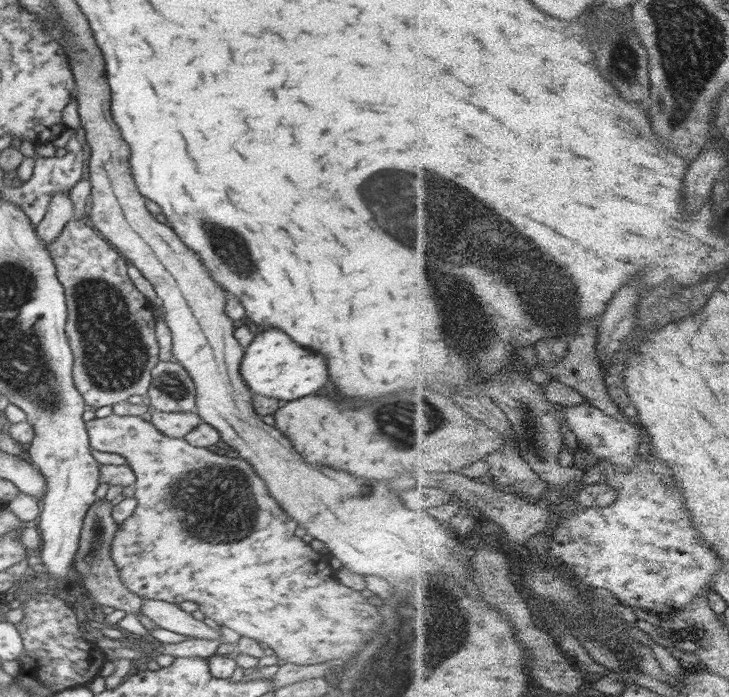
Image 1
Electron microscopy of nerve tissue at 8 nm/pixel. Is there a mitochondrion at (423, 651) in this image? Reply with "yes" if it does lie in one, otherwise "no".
yes

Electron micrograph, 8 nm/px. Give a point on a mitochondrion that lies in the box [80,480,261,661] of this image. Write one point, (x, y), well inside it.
(95, 552)

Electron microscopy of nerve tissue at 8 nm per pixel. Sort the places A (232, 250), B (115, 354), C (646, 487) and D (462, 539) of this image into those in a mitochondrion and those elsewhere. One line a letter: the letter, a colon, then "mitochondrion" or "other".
A: mitochondrion
B: mitochondrion
C: mitochondrion
D: other

